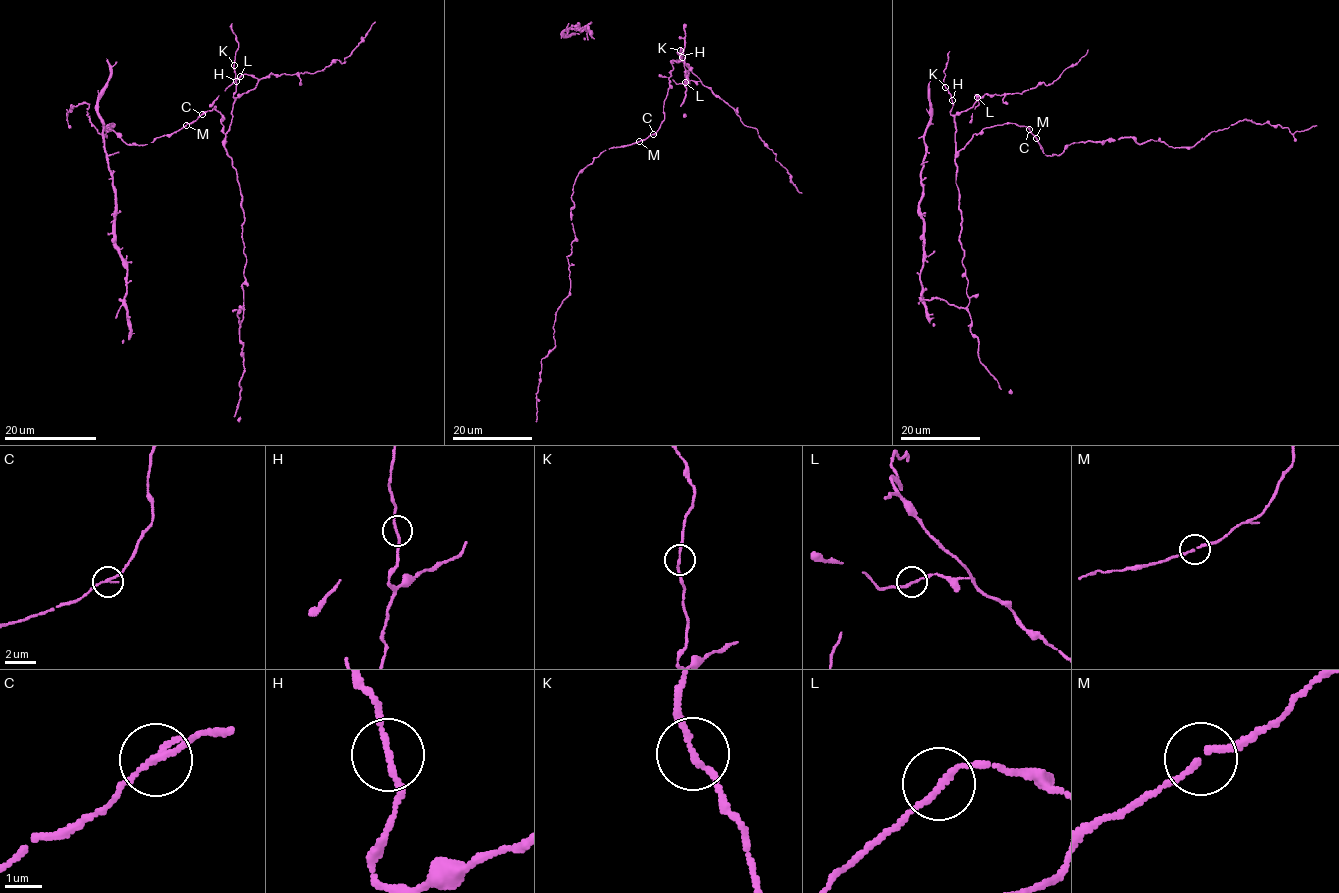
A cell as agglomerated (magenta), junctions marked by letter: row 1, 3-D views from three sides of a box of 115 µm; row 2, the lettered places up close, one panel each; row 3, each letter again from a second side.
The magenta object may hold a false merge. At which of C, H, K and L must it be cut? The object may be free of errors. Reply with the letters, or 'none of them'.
none of them

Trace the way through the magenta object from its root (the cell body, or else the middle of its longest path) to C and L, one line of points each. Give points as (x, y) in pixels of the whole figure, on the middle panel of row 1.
C: (683, 61), (672, 61), (670, 87), (663, 107), (664, 120), (653, 134)
L: (683, 61), (672, 61), (681, 60), (701, 80), (685, 82)

